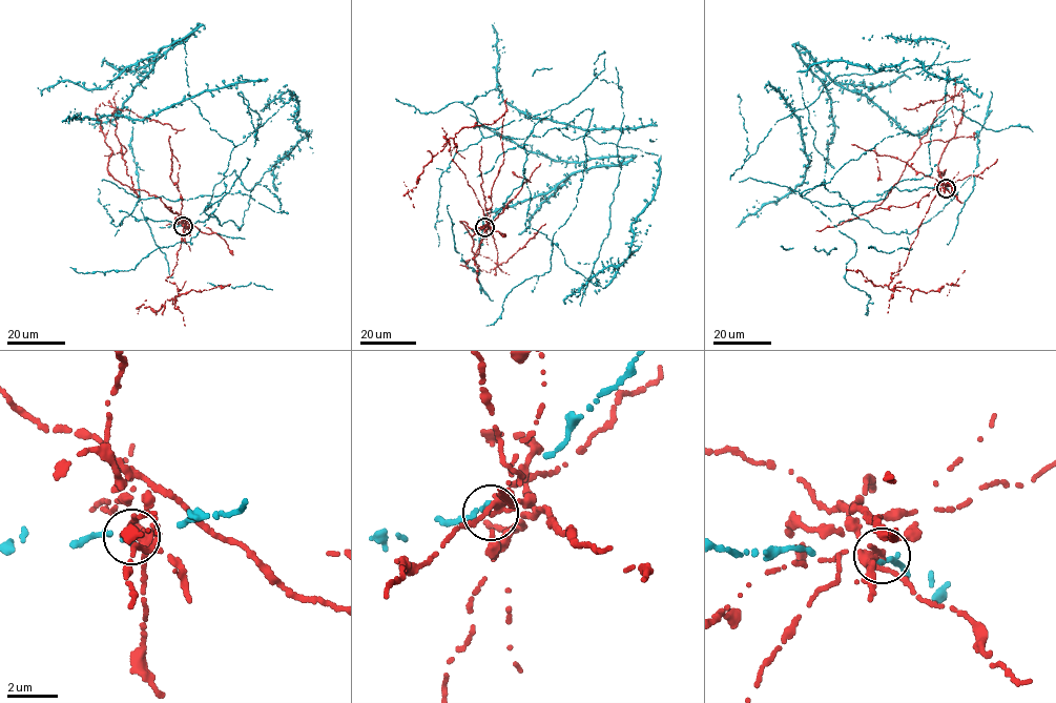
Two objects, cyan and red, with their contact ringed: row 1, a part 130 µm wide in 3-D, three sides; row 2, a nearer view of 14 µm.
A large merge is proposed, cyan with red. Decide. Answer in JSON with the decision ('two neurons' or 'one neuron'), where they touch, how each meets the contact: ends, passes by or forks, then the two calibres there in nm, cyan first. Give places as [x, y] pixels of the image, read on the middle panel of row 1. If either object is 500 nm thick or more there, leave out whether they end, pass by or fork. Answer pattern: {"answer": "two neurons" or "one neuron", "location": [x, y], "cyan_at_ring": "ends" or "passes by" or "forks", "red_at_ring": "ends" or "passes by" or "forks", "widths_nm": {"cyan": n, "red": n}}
{"answer": "two neurons", "location": [484, 227], "cyan_at_ring": "ends", "red_at_ring": "passes by", "widths_nm": {"cyan": 240, "red": 240}}

